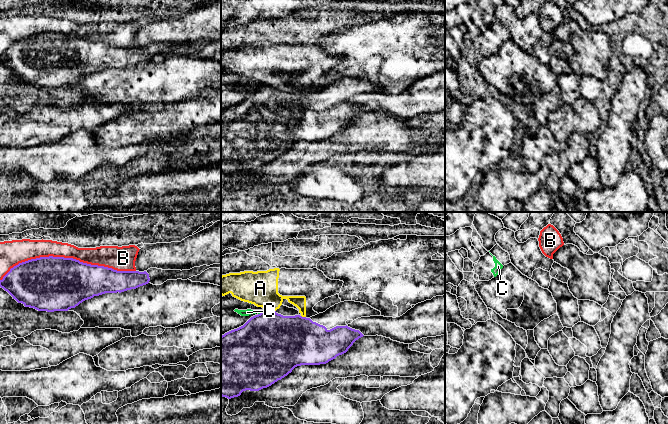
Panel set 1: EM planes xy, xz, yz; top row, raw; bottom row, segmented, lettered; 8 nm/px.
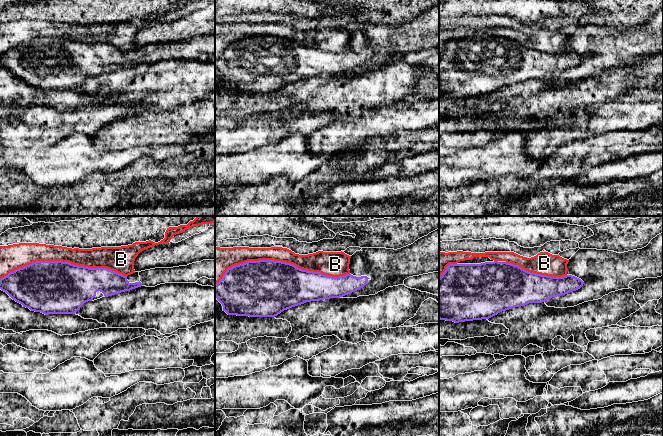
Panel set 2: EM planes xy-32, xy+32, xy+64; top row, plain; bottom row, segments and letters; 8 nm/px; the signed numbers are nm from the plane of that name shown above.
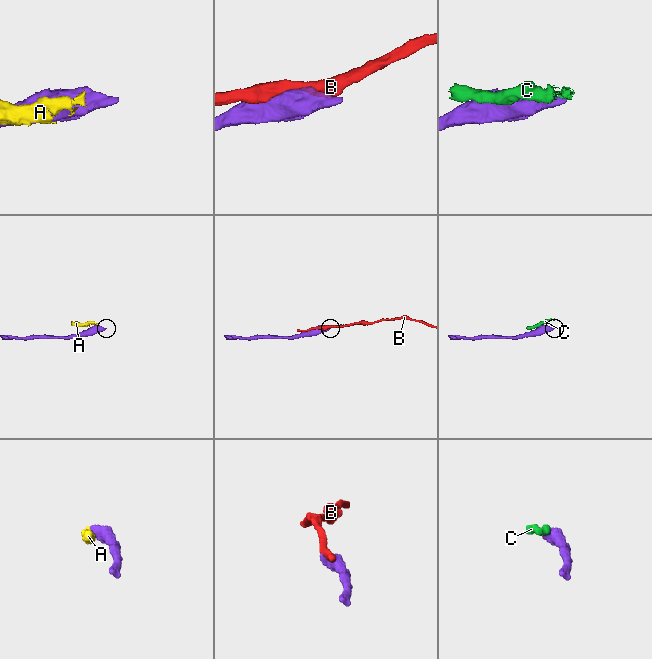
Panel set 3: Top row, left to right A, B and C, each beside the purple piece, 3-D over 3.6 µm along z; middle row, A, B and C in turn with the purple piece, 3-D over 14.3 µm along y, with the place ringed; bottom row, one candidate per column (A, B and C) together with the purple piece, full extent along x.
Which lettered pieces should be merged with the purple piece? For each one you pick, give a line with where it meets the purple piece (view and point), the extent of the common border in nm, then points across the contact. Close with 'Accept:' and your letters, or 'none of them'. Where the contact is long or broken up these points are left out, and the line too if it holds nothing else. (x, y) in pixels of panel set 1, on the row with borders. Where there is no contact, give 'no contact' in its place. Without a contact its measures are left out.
Accept: none of them

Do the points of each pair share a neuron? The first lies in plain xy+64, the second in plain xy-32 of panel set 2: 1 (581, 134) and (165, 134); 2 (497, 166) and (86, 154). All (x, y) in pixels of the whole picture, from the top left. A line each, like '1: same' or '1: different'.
1: same
2: same

